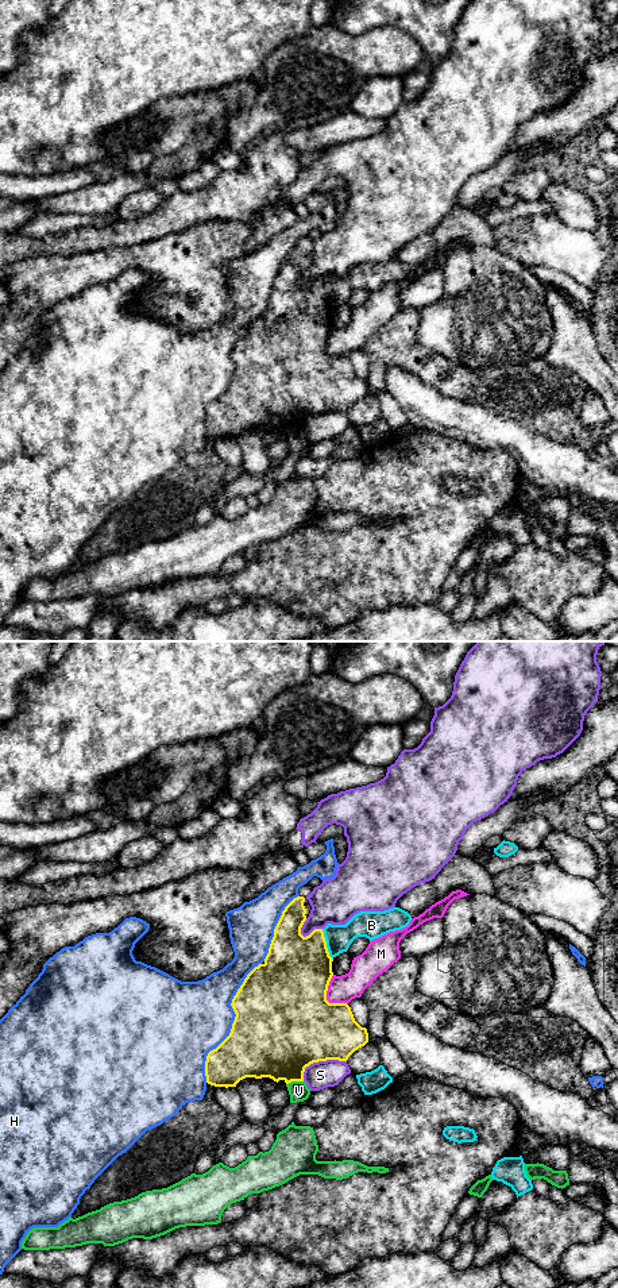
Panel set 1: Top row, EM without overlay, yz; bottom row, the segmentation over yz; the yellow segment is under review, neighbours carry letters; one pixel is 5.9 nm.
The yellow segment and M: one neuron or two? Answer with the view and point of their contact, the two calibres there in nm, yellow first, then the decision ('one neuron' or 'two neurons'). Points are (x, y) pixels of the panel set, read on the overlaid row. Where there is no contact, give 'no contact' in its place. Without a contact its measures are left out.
meets yellow in yz at (325, 998); 500 nm thick on the yellow side, 160 nm on the other; two neurons

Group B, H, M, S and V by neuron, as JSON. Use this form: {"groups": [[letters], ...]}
{"groups": [["B"], ["H"], ["M"], ["S"], ["V"]]}

